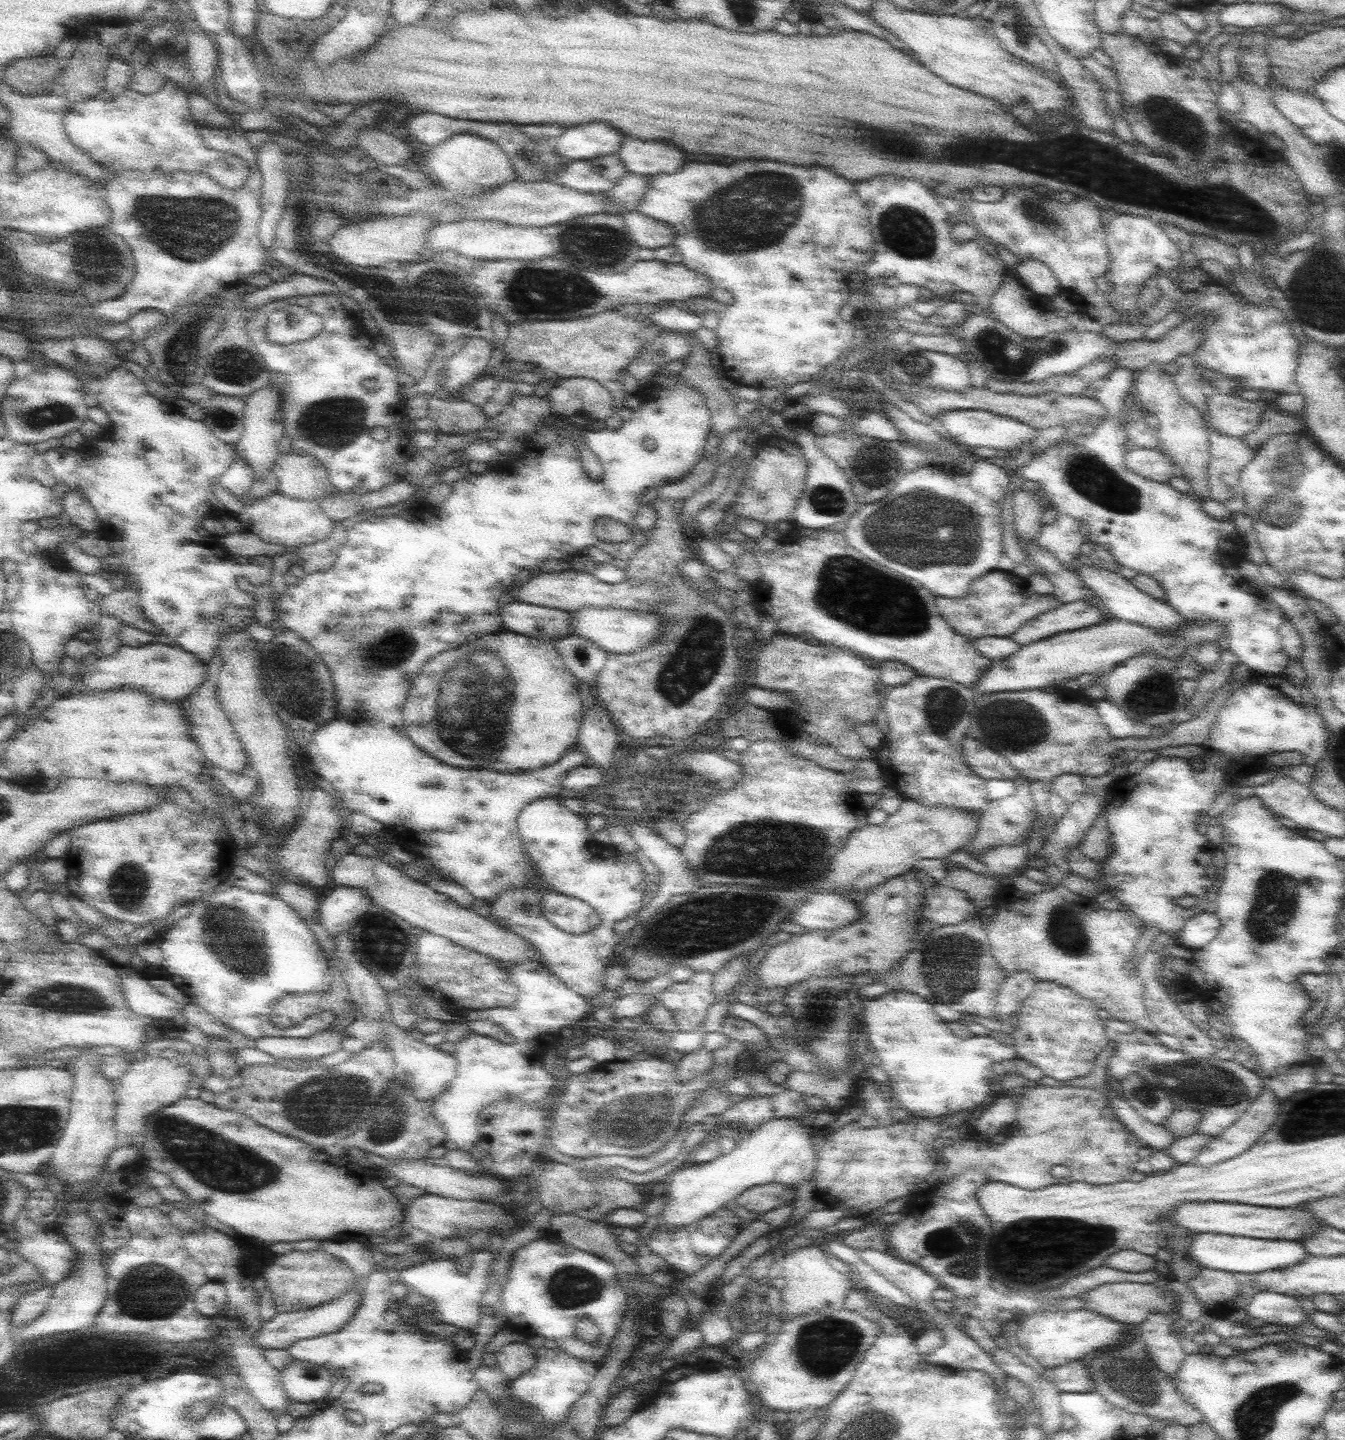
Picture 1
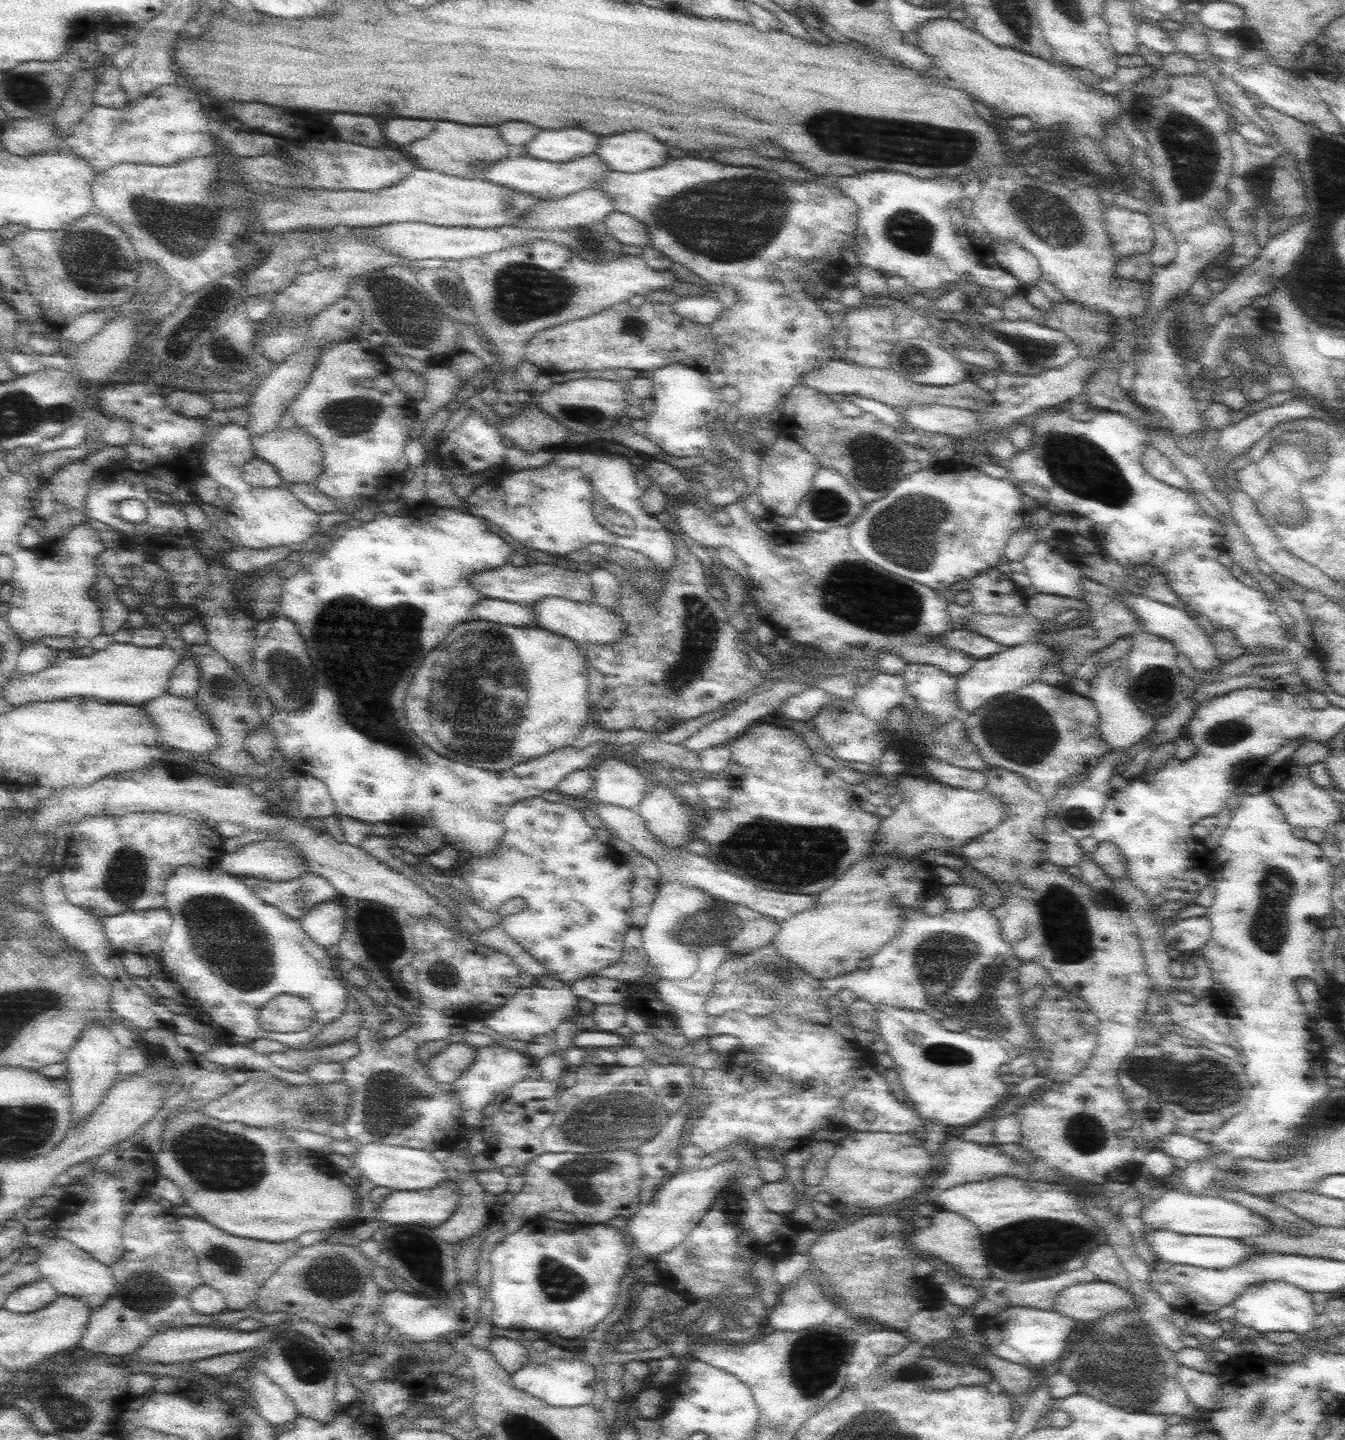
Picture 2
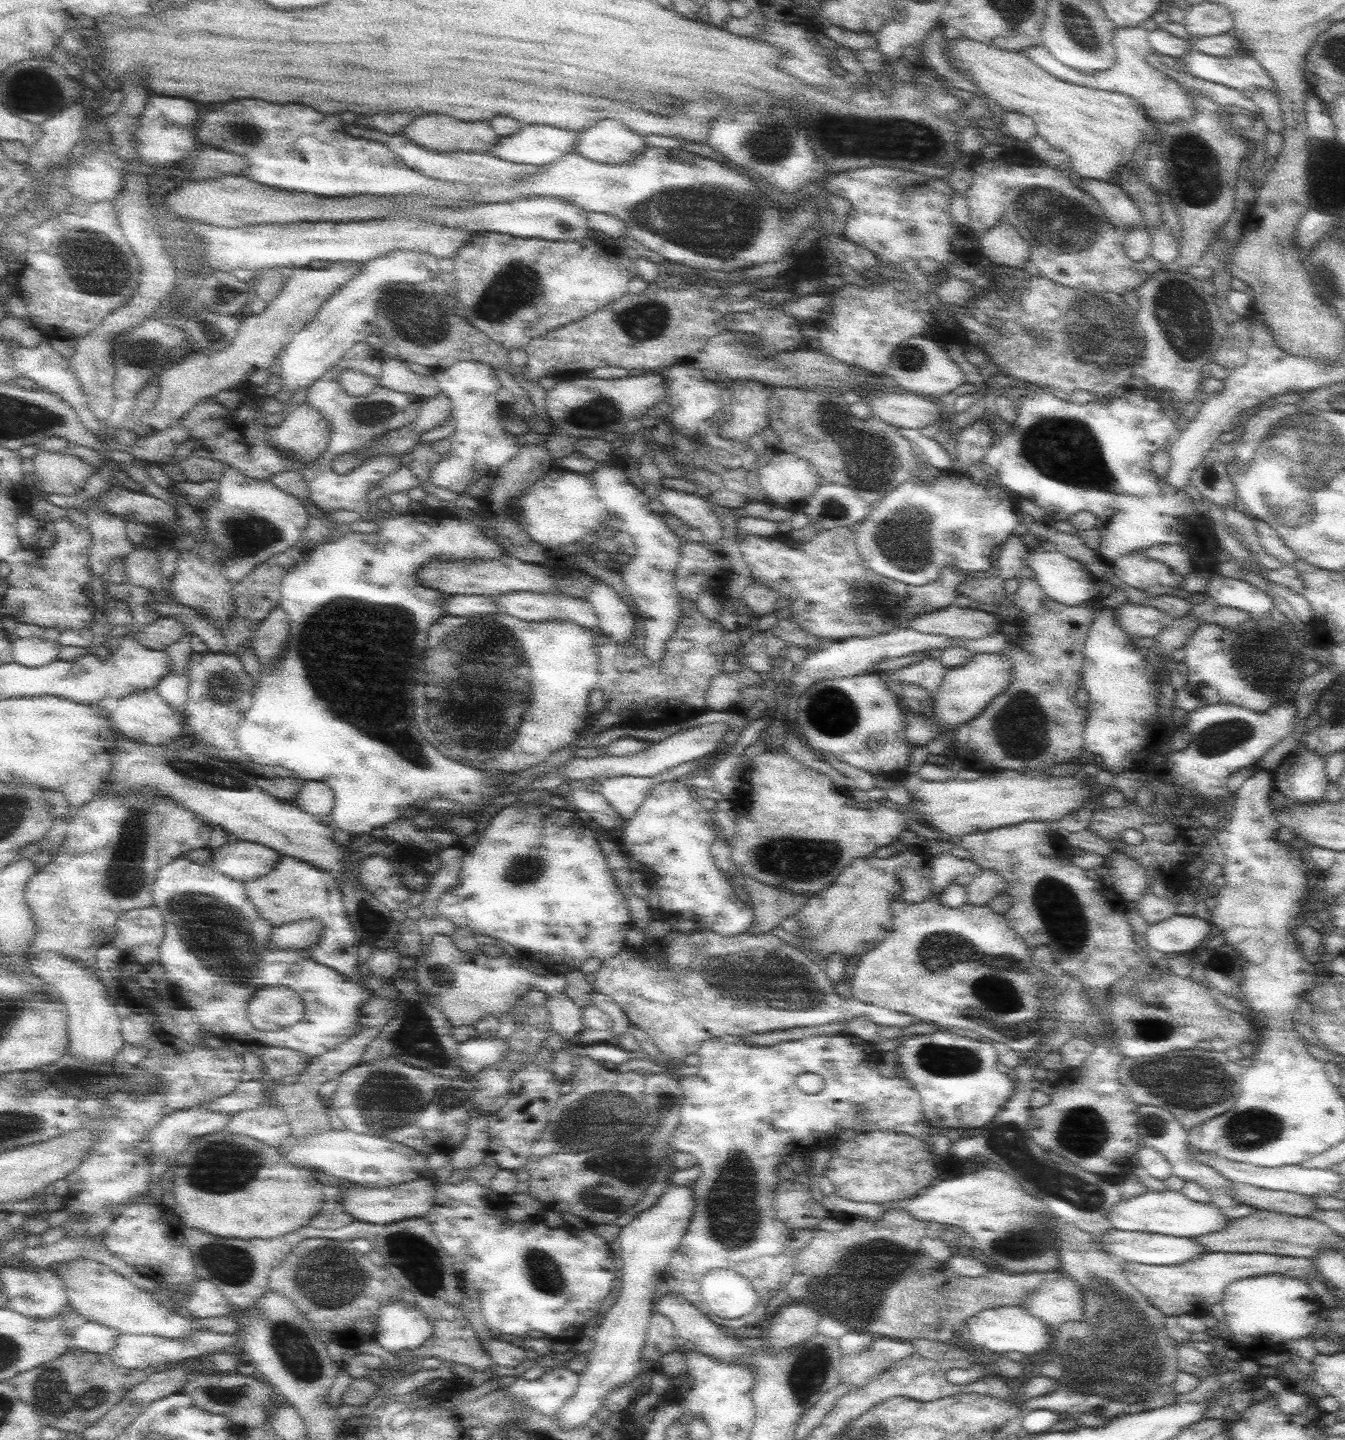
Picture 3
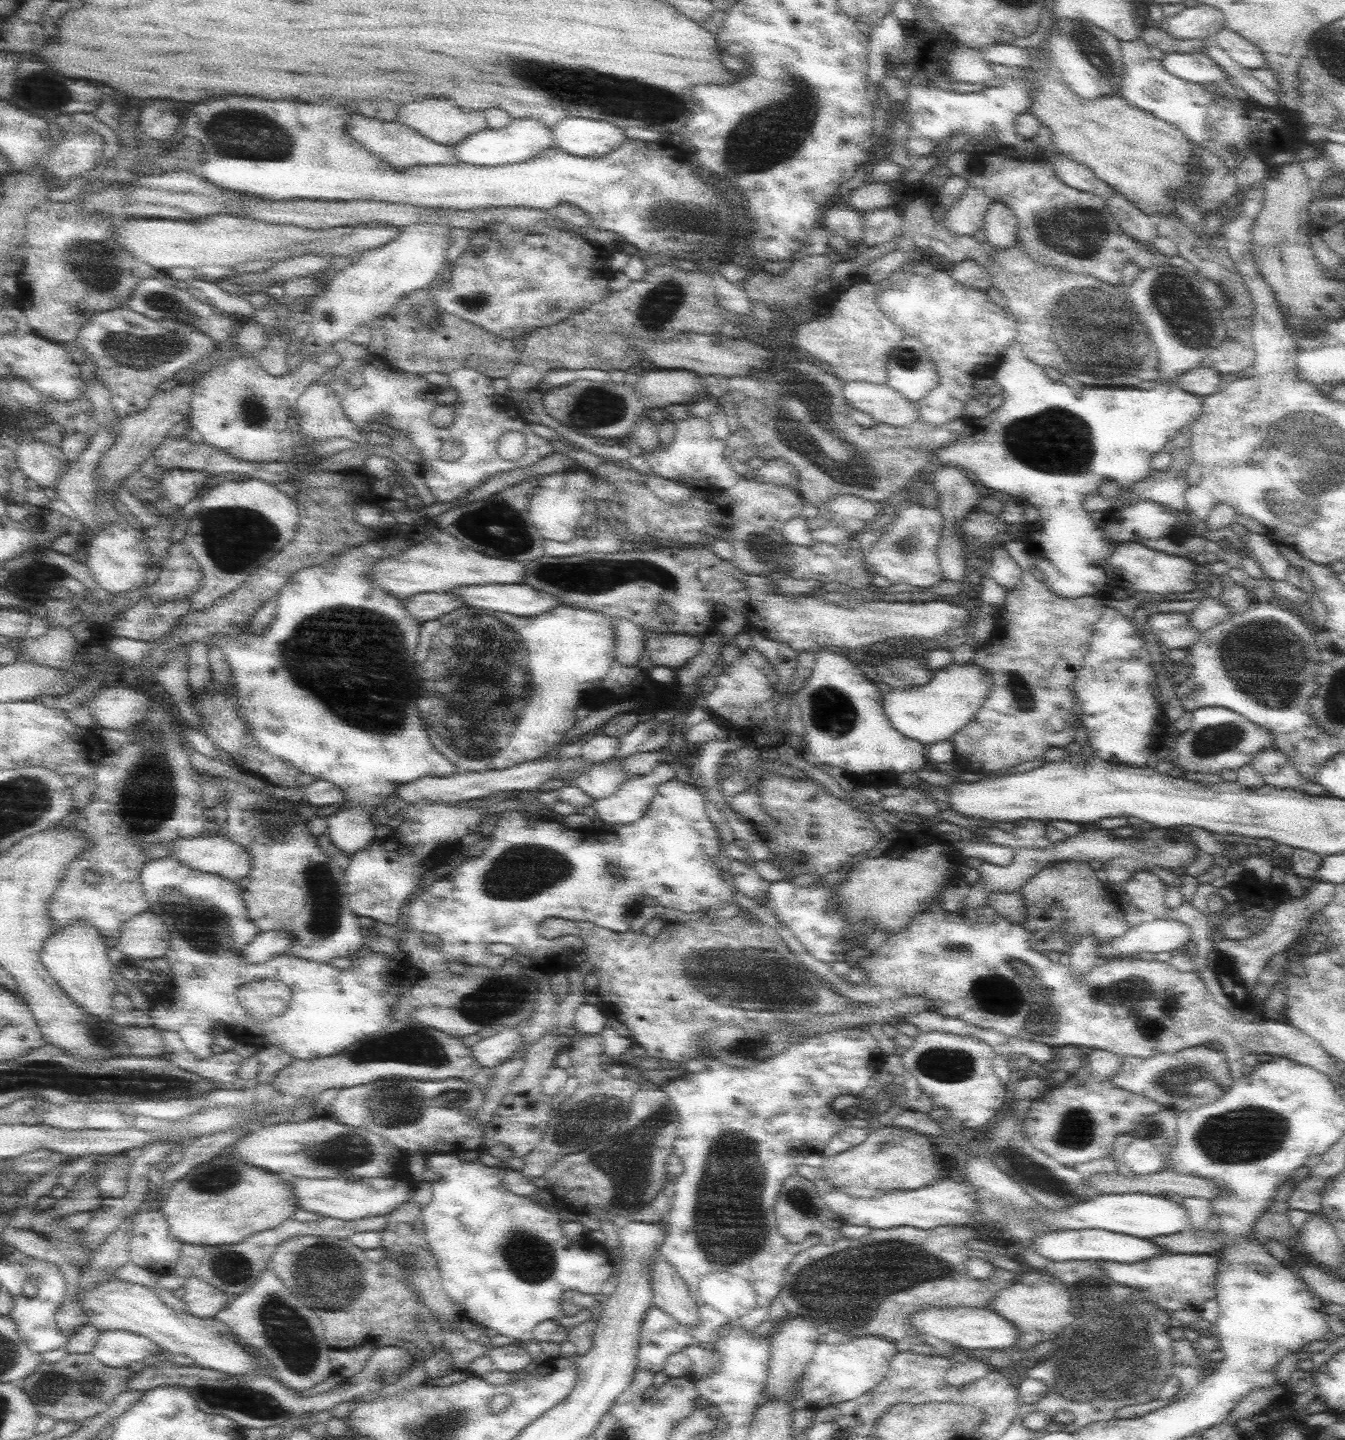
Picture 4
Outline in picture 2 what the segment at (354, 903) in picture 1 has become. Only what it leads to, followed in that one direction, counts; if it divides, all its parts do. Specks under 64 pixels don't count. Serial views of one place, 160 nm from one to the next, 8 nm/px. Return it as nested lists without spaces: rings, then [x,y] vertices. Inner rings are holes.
[[[341,896],[340,899],[317,904],[308,911],[308,914],[300,918],[304,932],[314,939],[318,946],[328,951],[338,948],[340,937],[344,933],[344,922],[346,922],[345,905],[346,902]]]

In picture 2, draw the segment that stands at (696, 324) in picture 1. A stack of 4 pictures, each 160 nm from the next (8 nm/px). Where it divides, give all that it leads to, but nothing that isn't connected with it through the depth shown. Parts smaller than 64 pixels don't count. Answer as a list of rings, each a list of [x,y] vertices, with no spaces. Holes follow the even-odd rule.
[[[716,296],[708,298],[682,298],[673,304],[673,310],[681,318],[687,318],[700,324],[711,325],[726,309]]]

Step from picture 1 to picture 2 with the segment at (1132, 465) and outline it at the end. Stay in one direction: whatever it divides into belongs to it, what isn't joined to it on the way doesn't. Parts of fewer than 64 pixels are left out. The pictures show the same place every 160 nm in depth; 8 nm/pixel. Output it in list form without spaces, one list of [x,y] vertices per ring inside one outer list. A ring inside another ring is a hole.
[[[1153,445],[1146,450],[1144,455],[1144,469],[1157,480],[1162,480],[1175,488],[1182,488],[1186,492],[1194,492],[1190,482],[1172,465],[1171,459],[1162,454]]]

